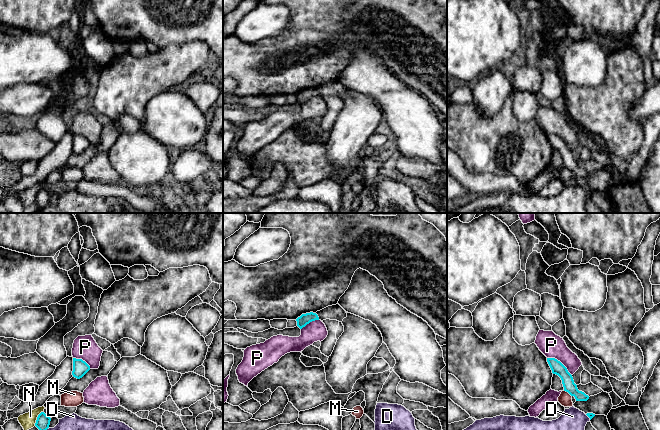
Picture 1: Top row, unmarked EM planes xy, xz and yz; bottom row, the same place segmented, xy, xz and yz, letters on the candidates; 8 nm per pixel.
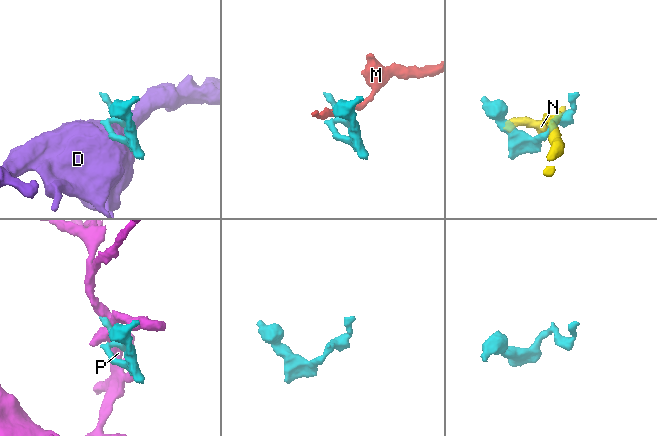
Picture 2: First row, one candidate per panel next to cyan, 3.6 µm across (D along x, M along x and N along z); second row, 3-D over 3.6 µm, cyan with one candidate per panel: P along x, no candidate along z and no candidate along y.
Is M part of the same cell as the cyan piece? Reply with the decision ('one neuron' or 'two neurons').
two neurons

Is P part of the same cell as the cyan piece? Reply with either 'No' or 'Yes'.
No

